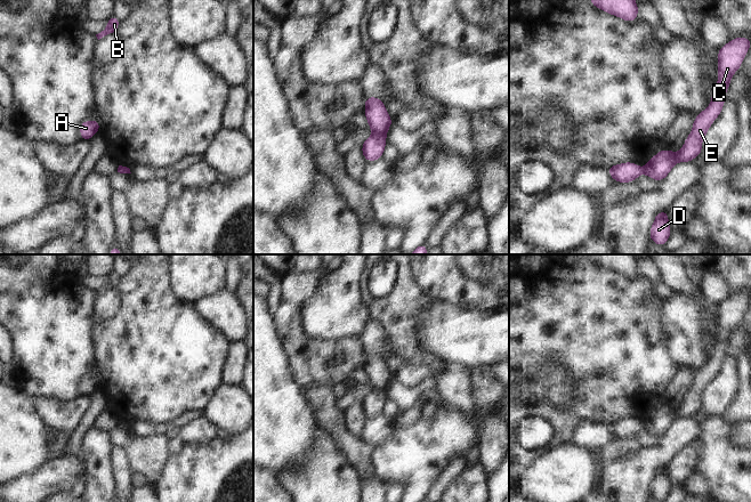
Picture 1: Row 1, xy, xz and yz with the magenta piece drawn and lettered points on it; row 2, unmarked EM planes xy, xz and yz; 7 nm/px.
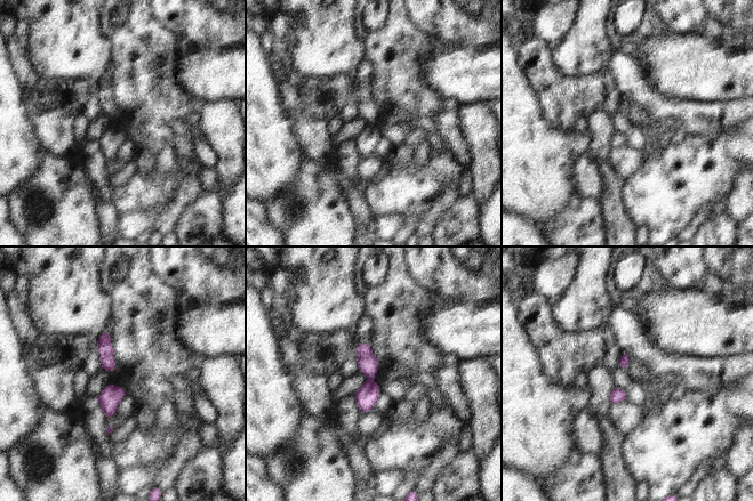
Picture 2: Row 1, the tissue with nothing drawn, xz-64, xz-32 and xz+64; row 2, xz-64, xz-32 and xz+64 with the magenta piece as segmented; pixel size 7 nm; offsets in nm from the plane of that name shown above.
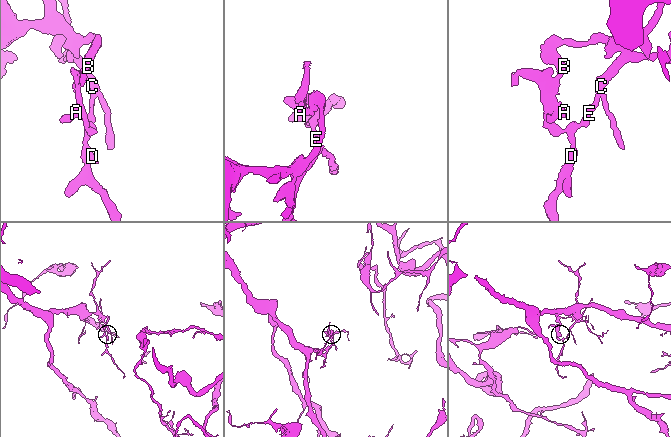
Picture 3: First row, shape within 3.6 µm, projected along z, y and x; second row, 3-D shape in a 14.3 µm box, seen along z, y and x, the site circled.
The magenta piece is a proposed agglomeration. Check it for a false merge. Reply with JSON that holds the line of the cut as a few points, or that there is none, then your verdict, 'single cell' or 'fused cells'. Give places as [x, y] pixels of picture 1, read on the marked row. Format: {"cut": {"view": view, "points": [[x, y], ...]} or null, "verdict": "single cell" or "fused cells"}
{"cut": {"view": "xz", "points": [[374, 131], [385, 135]]}, "verdict": "fused cells"}

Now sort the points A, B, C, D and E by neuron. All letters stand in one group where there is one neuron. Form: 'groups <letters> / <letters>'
groups A B / C D E

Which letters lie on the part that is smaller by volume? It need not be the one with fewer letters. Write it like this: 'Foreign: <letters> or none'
Foreign: A, B

